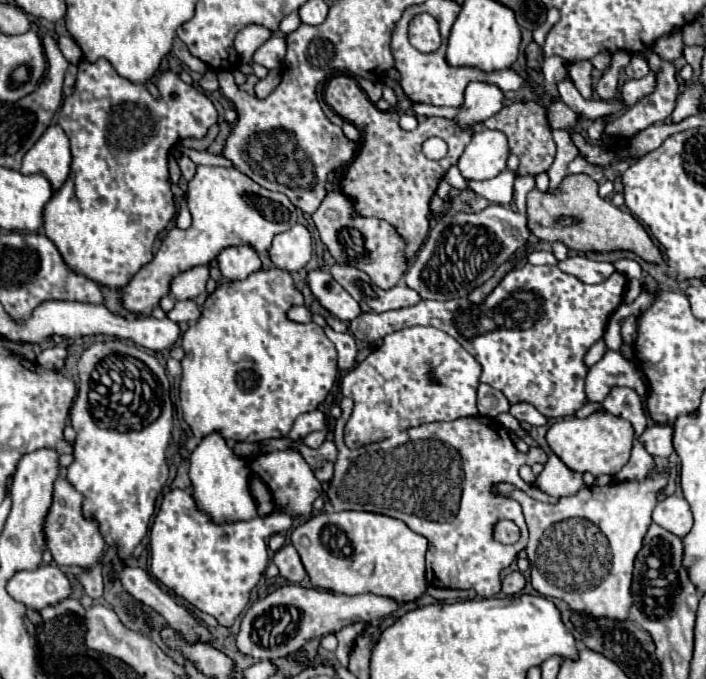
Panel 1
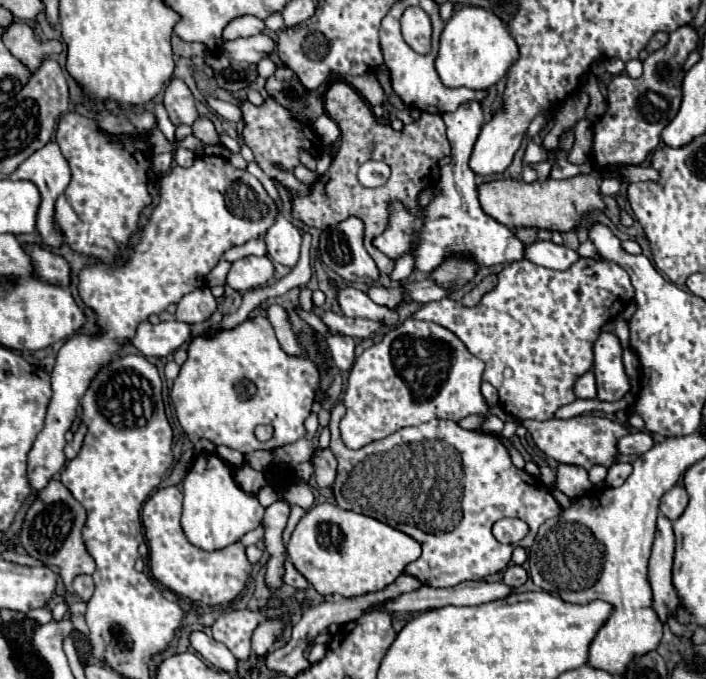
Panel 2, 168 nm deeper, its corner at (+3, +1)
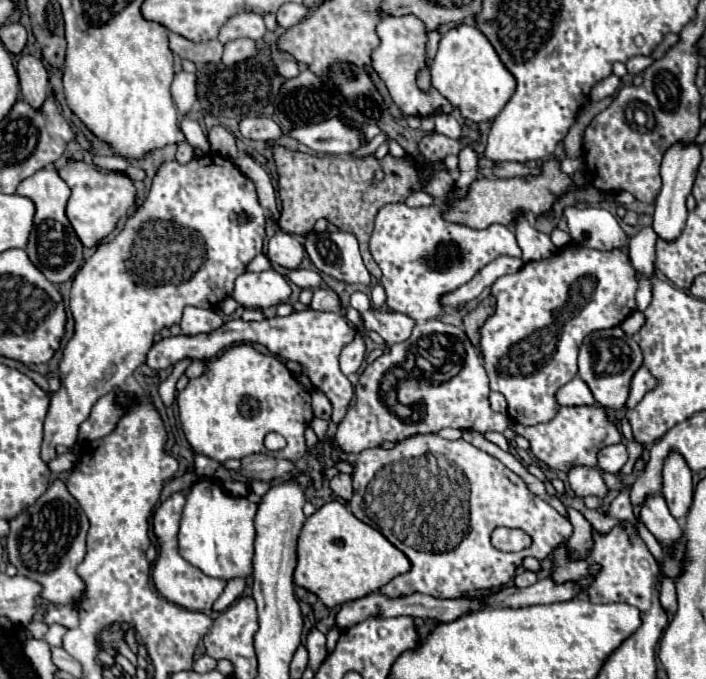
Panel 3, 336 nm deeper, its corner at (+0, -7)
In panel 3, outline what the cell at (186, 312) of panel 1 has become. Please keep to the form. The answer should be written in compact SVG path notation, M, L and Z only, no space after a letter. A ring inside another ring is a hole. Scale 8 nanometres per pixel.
M186 307L184 317L182 317L182 335L202 335L218 329L224 323L218 311L208 311L208 309L198 309L198 307Z

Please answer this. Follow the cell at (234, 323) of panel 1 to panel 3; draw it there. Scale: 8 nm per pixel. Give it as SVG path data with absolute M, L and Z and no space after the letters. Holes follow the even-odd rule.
M248 343L234 345L220 357L206 361L204 375L190 379L188 387L178 393L176 403L190 447L214 461L242 459L252 453L270 453L288 461L298 461L306 455L304 431L314 417L310 395L278 357L260 353ZM272 431L288 441L286 449L274 453L264 447L264 437Z

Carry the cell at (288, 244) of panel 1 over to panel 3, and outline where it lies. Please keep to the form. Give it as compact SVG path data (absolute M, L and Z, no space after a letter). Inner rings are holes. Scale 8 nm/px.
M278 231L268 241L268 259L282 269L298 269L304 257L302 243L292 233Z

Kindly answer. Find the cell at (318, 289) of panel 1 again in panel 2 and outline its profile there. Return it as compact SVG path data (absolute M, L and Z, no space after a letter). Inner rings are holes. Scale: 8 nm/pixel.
M339 287L337 303L341 307L341 313L347 317L363 317L371 321L381 321L385 325L397 323L397 311L373 303L363 291L355 287Z

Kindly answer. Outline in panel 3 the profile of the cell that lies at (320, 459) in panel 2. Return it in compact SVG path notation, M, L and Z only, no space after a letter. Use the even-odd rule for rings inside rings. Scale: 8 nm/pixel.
M346 473L336 475L334 479L330 479L330 487L338 497L342 497L344 501L350 501L350 497L352 497L352 477L350 475L346 475Z

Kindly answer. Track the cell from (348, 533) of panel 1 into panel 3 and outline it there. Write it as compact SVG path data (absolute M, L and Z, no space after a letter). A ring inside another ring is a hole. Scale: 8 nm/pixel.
M330 501L308 517L302 527L294 583L312 591L326 607L336 607L378 591L382 585L390 583L396 575L402 575L408 569L410 561L406 561L402 551L394 549L382 533L356 519L340 501Z

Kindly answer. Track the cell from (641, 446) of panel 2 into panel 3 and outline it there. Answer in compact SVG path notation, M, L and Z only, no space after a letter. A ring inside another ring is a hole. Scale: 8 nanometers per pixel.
M616 443L598 451L598 469L602 473L618 475L626 461L628 461L628 451L624 443Z

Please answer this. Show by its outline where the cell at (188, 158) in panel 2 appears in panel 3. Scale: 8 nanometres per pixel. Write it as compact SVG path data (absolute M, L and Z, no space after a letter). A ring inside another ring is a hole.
M186 141L178 143L176 161L178 161L178 163L188 163L188 161L192 161L192 157L194 157L194 149L192 149L192 145L188 145Z

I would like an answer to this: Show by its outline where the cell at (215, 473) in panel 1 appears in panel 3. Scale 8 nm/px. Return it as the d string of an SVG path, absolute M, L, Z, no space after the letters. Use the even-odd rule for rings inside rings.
M200 479L190 489L180 521L180 555L198 567L208 577L218 577L224 581L236 577L252 575L252 557L254 557L254 513L256 503L250 503L246 497L228 495L218 481Z

